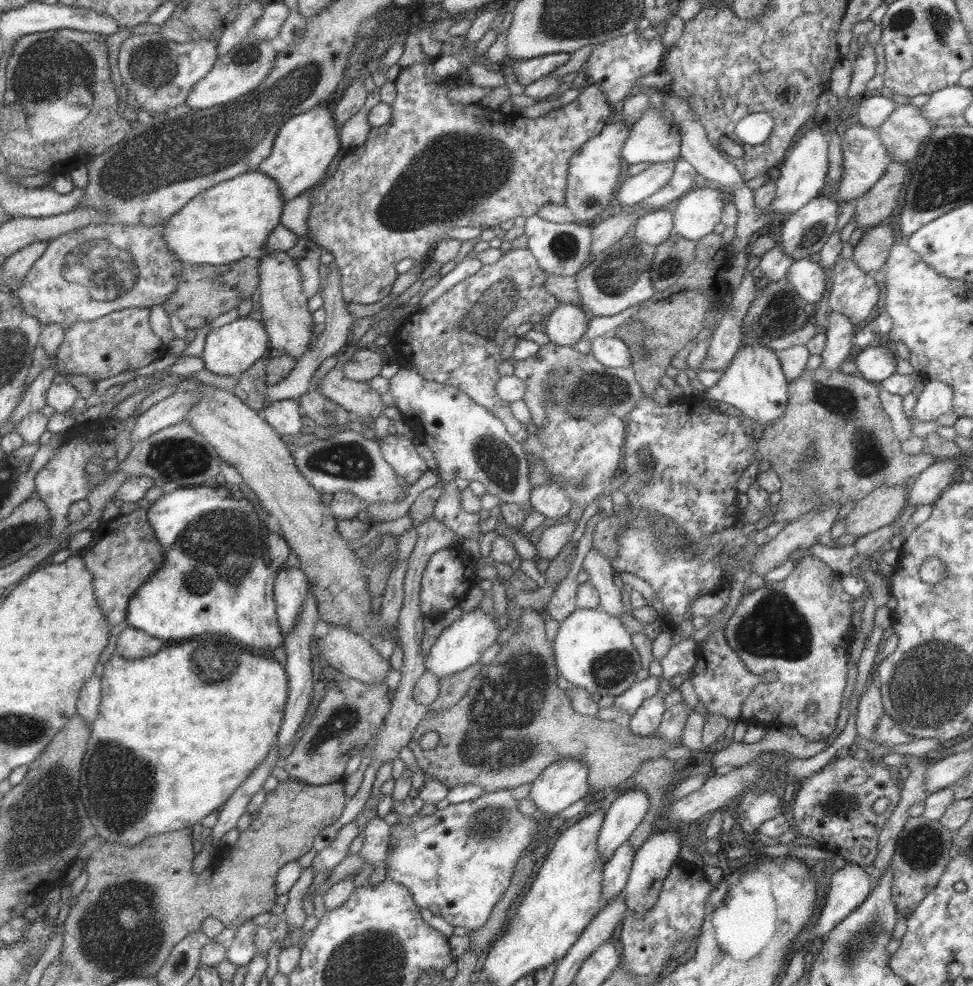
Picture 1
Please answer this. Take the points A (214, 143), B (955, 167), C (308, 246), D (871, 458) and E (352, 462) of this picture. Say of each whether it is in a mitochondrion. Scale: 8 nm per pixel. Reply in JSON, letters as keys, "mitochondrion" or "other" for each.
{"A":"mitochondrion","B":"mitochondrion","C":"other","D":"mitochondrion","E":"mitochondrion"}

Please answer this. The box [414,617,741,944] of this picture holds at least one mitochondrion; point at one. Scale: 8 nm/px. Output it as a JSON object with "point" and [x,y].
{"point":[499,741]}

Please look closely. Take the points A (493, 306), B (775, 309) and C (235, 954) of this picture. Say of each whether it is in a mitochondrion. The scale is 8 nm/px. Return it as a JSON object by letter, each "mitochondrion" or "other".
{"A":"mitochondrion","B":"mitochondrion","C":"other"}

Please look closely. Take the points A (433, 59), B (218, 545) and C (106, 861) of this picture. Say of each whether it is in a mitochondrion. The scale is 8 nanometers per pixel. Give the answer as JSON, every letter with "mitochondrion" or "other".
{"A":"other","B":"mitochondrion","C":"other"}

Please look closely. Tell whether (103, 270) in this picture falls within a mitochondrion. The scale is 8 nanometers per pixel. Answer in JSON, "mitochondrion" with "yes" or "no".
{"mitochondrion":"yes"}

